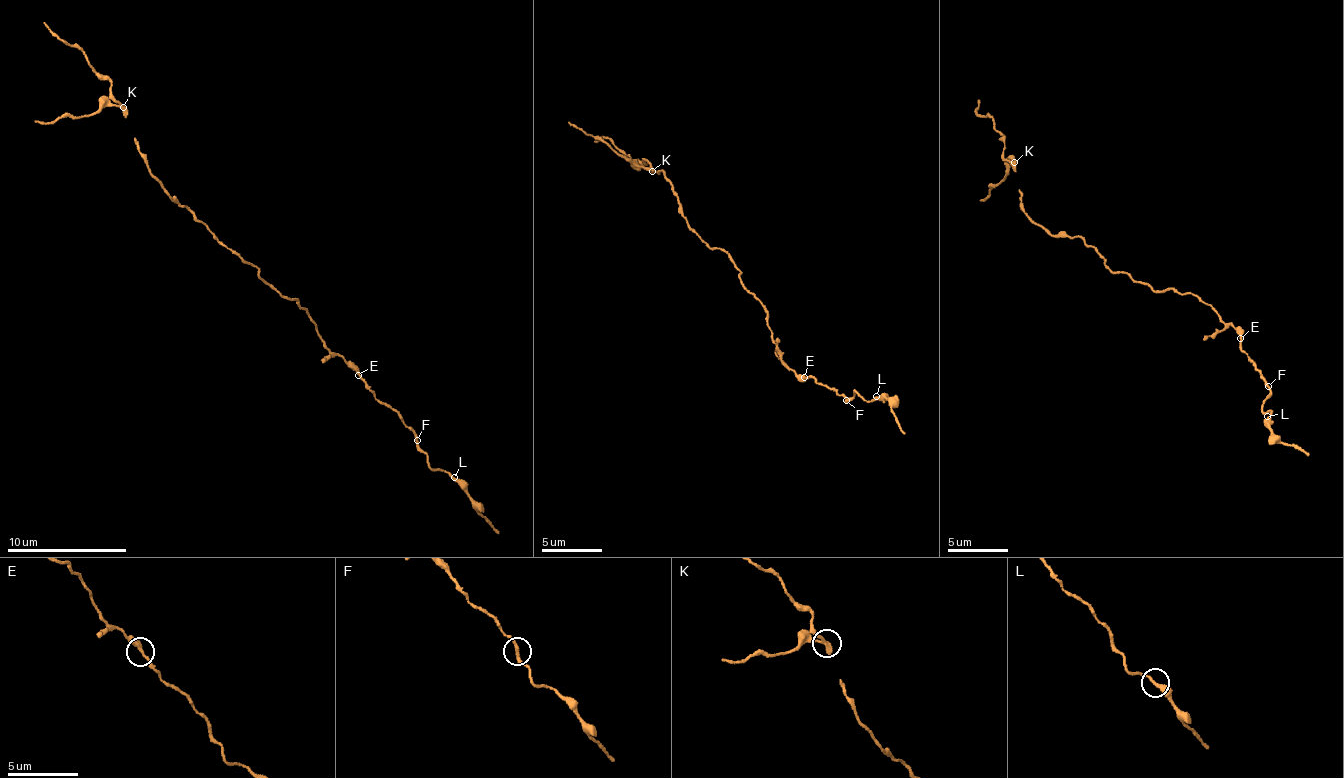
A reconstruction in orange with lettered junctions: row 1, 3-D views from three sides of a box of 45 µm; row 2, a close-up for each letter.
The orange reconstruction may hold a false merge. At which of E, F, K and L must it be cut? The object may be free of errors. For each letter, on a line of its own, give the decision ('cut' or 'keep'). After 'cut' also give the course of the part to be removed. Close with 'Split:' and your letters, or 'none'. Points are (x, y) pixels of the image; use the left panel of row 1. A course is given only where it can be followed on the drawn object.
E: keep
F: keep
K: cut | (124, 106), (105, 106), (46, 124), (35, 120)
L: keep
Split: K

